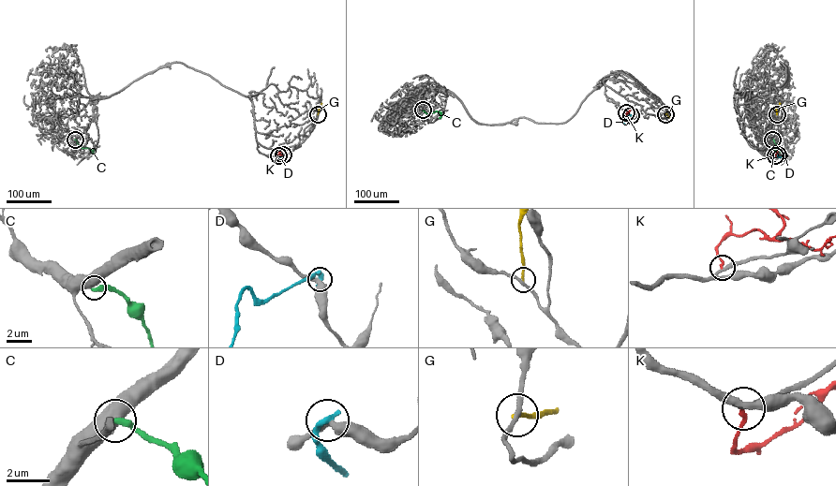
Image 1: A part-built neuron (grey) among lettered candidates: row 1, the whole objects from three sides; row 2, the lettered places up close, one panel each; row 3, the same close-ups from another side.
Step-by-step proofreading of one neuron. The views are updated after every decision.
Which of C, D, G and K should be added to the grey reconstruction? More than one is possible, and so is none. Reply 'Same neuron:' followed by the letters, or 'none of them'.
Same neuron: none of them

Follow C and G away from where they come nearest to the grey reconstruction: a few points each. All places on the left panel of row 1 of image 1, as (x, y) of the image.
C: (75, 139), (82, 147), (92, 150), (91, 153)
G: (318, 114), (321, 103)

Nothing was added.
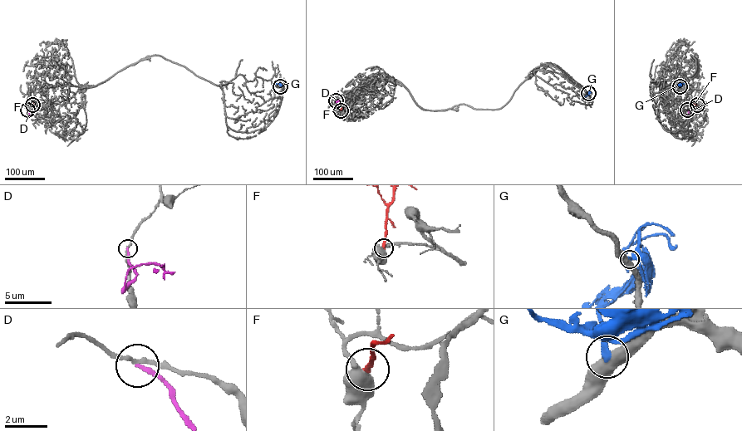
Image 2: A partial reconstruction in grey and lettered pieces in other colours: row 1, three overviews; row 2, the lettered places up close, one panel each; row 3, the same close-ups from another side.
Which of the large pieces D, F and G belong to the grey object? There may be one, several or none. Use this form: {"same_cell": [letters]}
{"same_cell": []}

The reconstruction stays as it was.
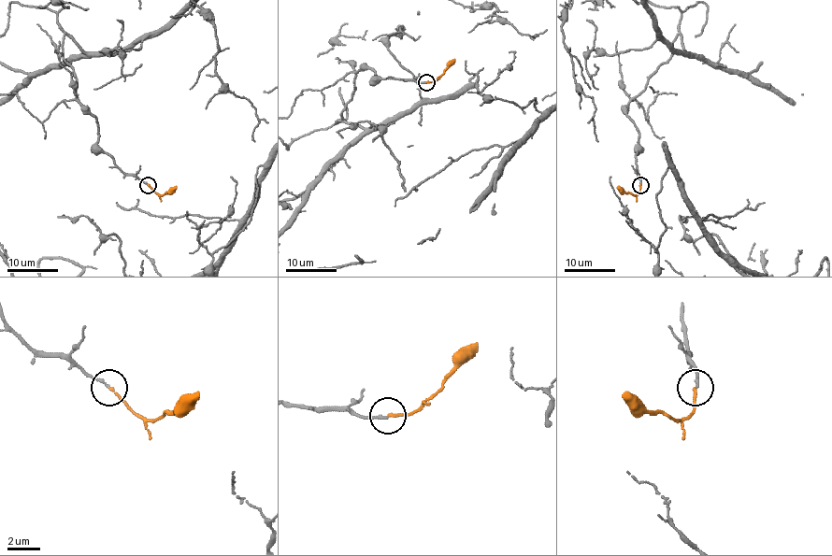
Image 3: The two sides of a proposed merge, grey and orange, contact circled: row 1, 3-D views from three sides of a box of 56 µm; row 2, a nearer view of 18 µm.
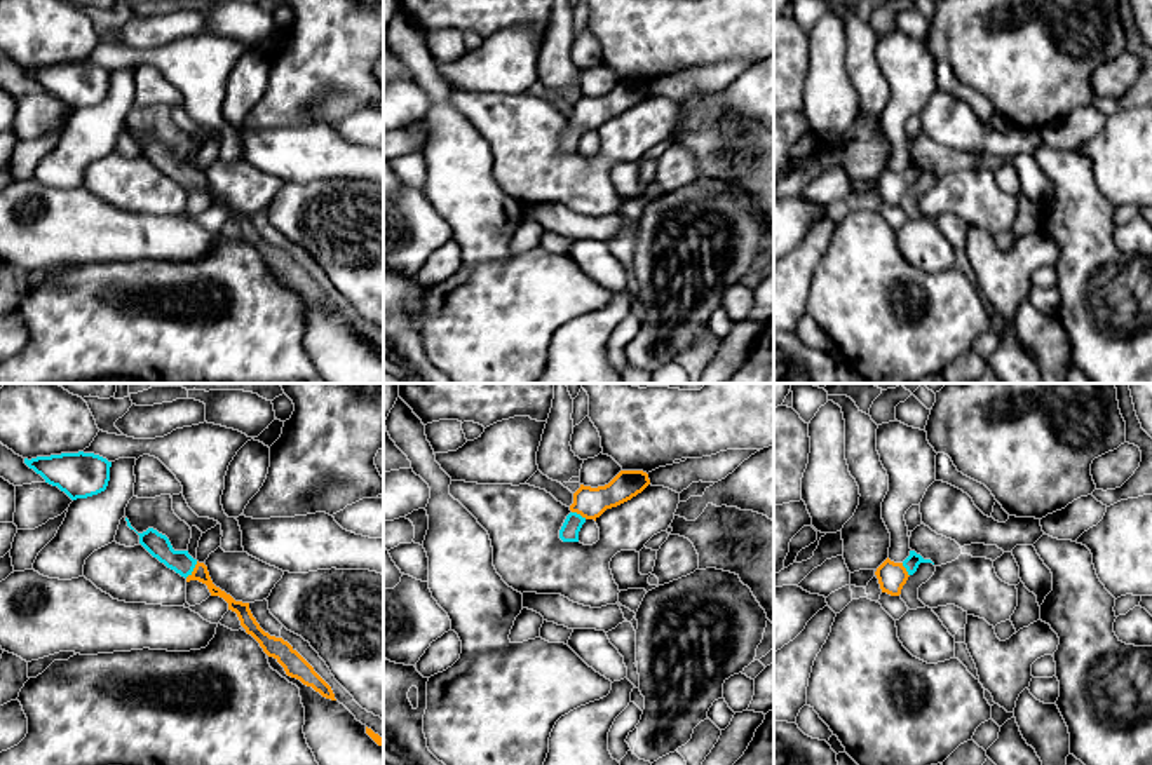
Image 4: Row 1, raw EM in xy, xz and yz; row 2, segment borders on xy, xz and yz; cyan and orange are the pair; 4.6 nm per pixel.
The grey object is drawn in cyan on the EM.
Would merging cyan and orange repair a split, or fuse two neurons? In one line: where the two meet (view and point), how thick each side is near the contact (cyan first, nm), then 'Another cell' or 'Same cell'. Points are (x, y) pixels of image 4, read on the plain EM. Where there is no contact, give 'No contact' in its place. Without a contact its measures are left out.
Touches cyan at xy (192, 180). Thickness 110 nm (cyan) against 70 nm. Same cell

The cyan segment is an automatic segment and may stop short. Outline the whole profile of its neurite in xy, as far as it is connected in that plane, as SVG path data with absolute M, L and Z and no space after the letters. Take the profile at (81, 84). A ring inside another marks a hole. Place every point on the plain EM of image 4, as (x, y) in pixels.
M84 61L24 68L24 73L71 110L105 101L112 77L112 71L106 68Z

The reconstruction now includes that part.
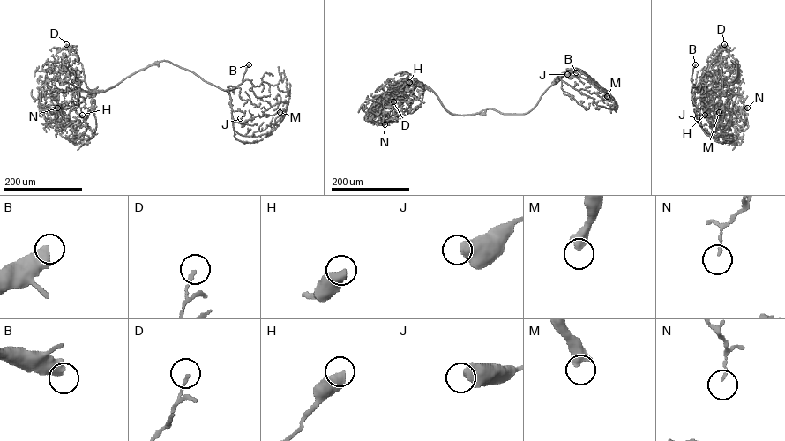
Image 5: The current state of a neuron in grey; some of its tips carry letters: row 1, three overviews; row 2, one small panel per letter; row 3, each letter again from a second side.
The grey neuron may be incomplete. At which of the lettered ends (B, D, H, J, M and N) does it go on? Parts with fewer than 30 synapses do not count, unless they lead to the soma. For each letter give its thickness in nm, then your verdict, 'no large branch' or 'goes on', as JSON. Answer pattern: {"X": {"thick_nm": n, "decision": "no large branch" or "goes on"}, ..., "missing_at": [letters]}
{"B": {"thick_nm": 600, "decision": "goes on"}, "D": {"thick_nm": 160, "decision": "no large branch"}, "H": {"thick_nm": 600, "decision": "no large branch"}, "J": {"thick_nm": 650, "decision": "no large branch"}, "M": {"thick_nm": 550, "decision": "no large branch"}, "N": {"thick_nm": 110, "decision": "no large branch"}, "missing_at": ["B"]}

